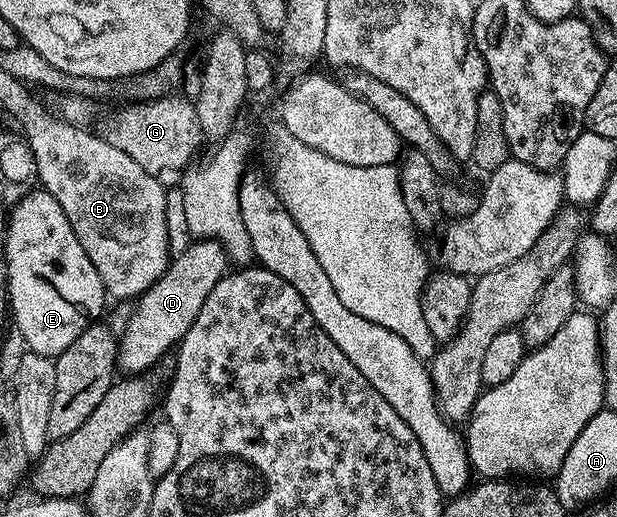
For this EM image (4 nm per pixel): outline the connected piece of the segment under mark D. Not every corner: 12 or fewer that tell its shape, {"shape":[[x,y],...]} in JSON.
{"shape":[[215,239],[191,241],[134,300],[117,367],[138,376],[193,325],[228,274]]}

